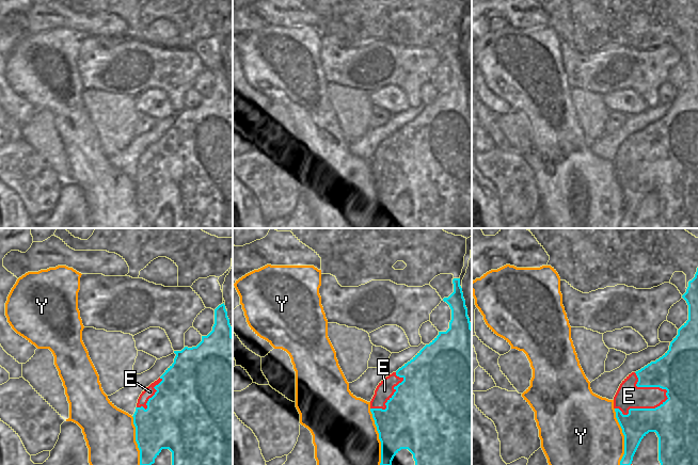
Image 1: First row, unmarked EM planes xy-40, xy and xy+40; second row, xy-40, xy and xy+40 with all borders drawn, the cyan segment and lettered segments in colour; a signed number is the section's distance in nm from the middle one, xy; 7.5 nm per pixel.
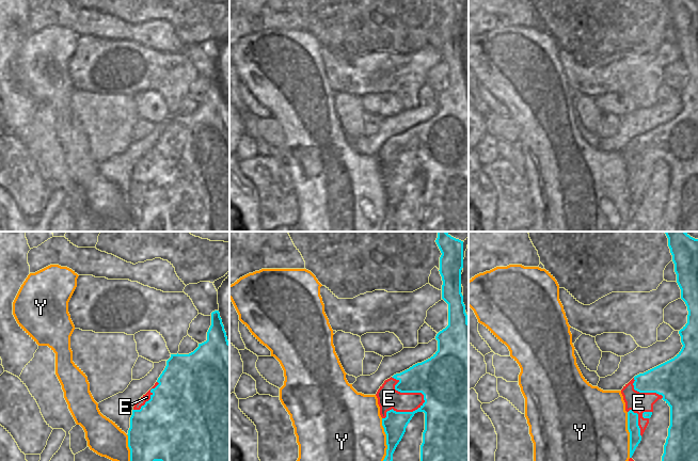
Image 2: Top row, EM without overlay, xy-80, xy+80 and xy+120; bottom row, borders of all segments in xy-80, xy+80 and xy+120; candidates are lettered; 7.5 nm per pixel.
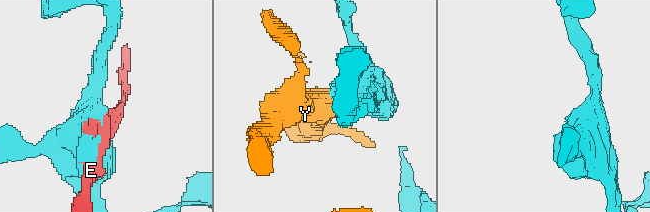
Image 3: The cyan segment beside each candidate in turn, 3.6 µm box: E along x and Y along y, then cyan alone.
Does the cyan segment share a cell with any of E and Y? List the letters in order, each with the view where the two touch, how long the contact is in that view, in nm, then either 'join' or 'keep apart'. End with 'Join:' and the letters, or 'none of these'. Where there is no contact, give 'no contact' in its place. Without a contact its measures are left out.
E: xy+40 | 420 nm | keep apart
Y: xy | 440 nm | keep apart
Join: none of these

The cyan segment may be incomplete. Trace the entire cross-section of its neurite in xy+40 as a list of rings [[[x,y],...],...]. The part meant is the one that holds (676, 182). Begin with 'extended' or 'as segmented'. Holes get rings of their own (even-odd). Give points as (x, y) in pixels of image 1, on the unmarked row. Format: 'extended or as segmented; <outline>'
as segmented; [[[698,29],[682,59],[688,66],[688,81],[678,91],[669,111],[662,118],[635,133],[637,148],[666,150],[668,160],[655,170],[630,170],[628,176],[615,170],[624,196],[620,227],[630,227],[641,201],[649,193],[655,193],[661,228],[698,228]]]

